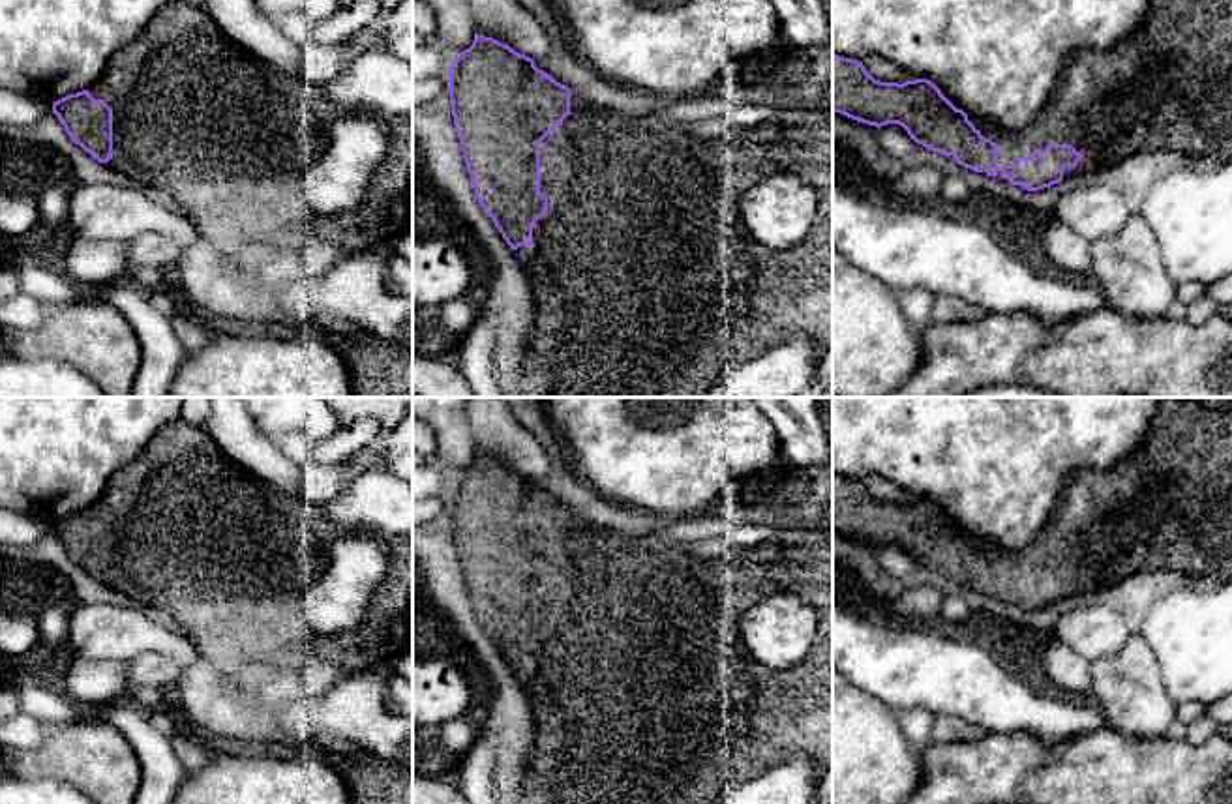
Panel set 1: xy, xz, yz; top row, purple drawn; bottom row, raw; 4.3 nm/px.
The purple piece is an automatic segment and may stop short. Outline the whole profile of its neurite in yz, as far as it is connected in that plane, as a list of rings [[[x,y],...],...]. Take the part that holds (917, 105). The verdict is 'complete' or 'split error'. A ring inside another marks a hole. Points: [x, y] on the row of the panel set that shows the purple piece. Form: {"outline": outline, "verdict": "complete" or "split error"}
{"outline": [[[1151,0],[1134,34],[1106,49],[1073,51],[1044,107],[1016,131],[956,109],[928,79],[881,82],[863,62],[834,52],[833,111],[878,129],[898,124],[917,144],[1028,191],[1103,171],[1138,152],[1178,150],[1230,161],[1232,0]]], "verdict": "split error"}

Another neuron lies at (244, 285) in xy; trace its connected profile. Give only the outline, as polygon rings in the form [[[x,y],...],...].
[[[201,240],[176,262],[180,294],[201,315],[289,322],[278,298],[298,281],[321,279],[351,255],[351,249],[328,242],[294,247],[251,242],[225,255]]]

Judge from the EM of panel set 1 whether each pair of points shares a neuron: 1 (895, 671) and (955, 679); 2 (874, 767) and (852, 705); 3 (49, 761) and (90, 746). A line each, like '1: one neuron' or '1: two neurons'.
1: one neuron
2: one neuron
3: one neuron

